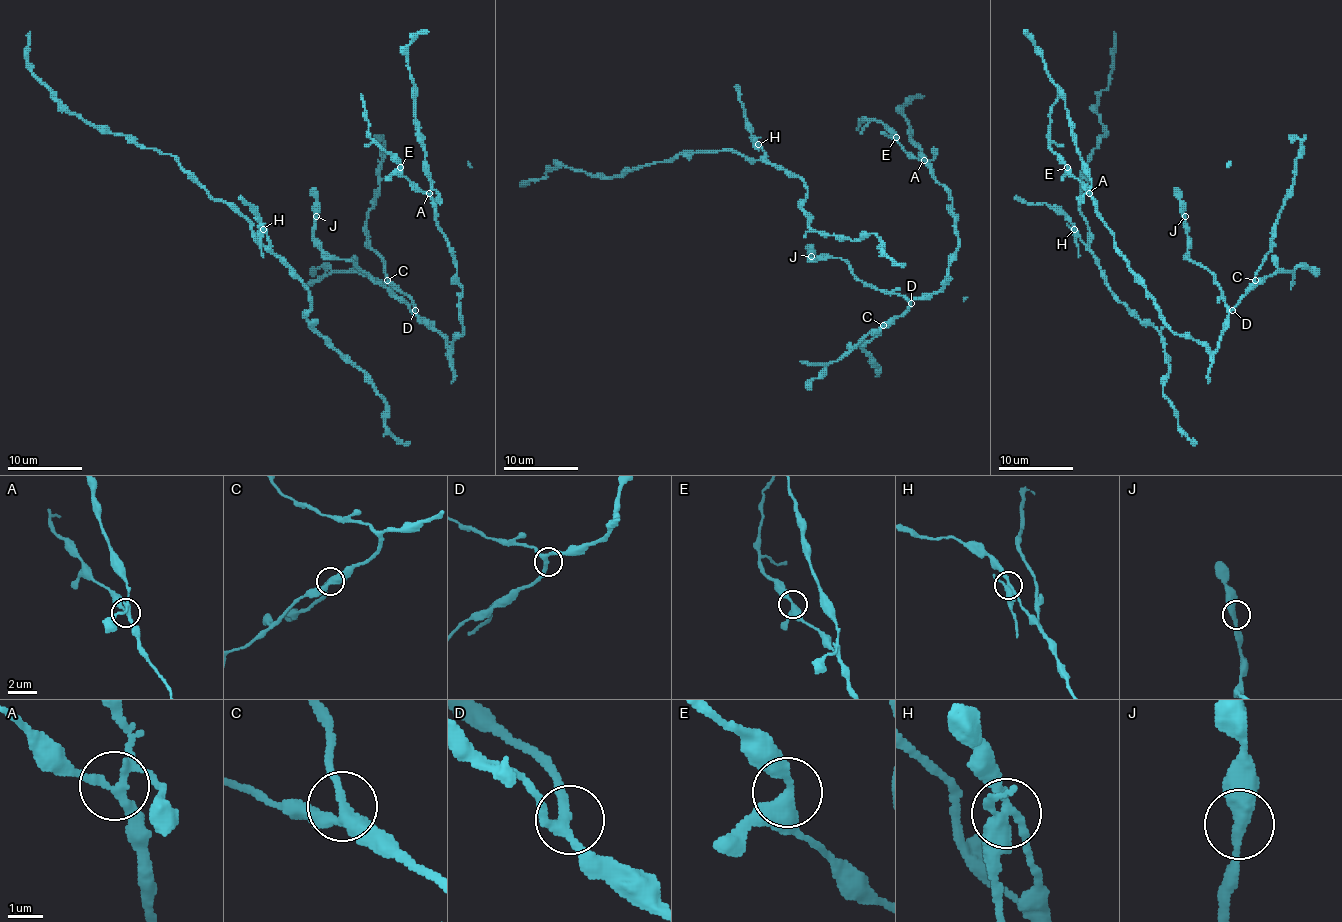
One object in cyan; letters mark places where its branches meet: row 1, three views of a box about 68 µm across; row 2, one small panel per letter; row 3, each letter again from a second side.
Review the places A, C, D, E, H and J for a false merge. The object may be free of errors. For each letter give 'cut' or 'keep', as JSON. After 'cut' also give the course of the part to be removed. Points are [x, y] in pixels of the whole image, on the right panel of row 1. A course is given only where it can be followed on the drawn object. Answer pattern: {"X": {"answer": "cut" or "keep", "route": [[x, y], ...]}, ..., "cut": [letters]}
{"A": {"answer": "keep"}, "C": {"answer": "keep"}, "D": {"answer": "keep"}, "E": {"answer": "keep"}, "H": {"answer": "cut", "route": [[1074, 229], [1078, 257]]}, "J": {"answer": "keep"}, "cut": ["H"]}

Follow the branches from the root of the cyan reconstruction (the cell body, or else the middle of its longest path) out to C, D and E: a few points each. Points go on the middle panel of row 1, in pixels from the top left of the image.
C: (838, 258), (841, 258), (866, 284), (890, 293), (900, 293), (909, 303), (900, 316), (890, 318), (883, 325)
D: (838, 258), (841, 258), (866, 284), (890, 293), (900, 293), (911, 303)
E: (838, 258), (866, 284), (907, 299), (928, 299), (945, 284), (958, 246), (958, 216), (948, 190), (896, 137)

